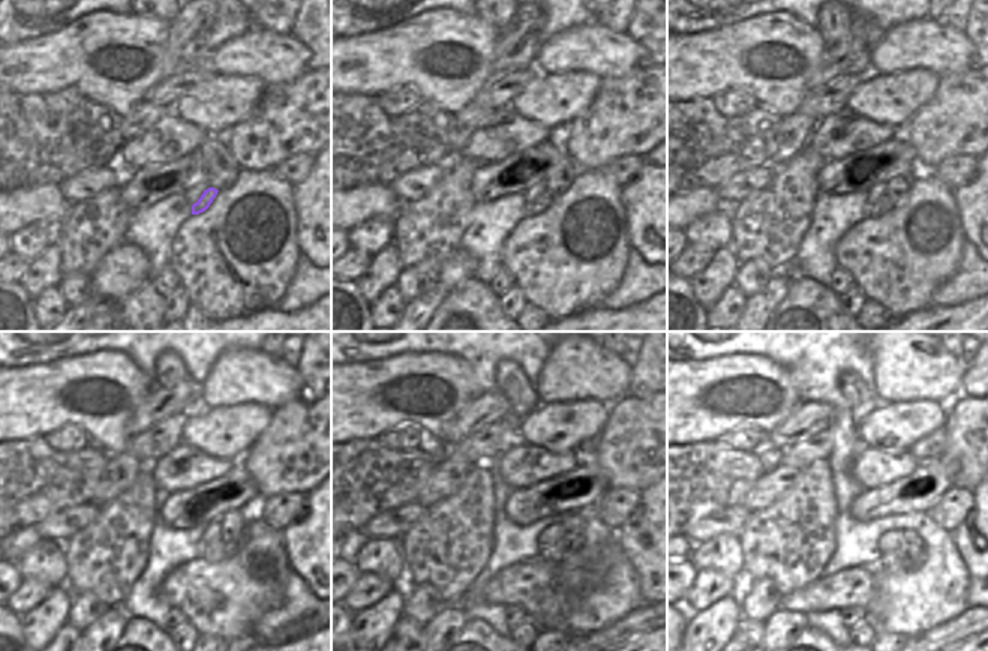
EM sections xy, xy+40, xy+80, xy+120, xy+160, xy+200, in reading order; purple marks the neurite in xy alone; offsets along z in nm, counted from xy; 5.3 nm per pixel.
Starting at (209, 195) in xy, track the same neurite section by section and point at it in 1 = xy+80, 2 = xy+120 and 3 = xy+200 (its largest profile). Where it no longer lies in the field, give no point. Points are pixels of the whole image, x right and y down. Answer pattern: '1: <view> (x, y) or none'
1: xy+80 (882, 206)
2: xy+120 (218, 551)
3: xy+200 (891, 561)

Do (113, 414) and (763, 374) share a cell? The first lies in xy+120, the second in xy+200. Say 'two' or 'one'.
one

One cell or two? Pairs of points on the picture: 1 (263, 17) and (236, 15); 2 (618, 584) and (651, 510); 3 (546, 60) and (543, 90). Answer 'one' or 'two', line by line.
1: two
2: two
3: two

